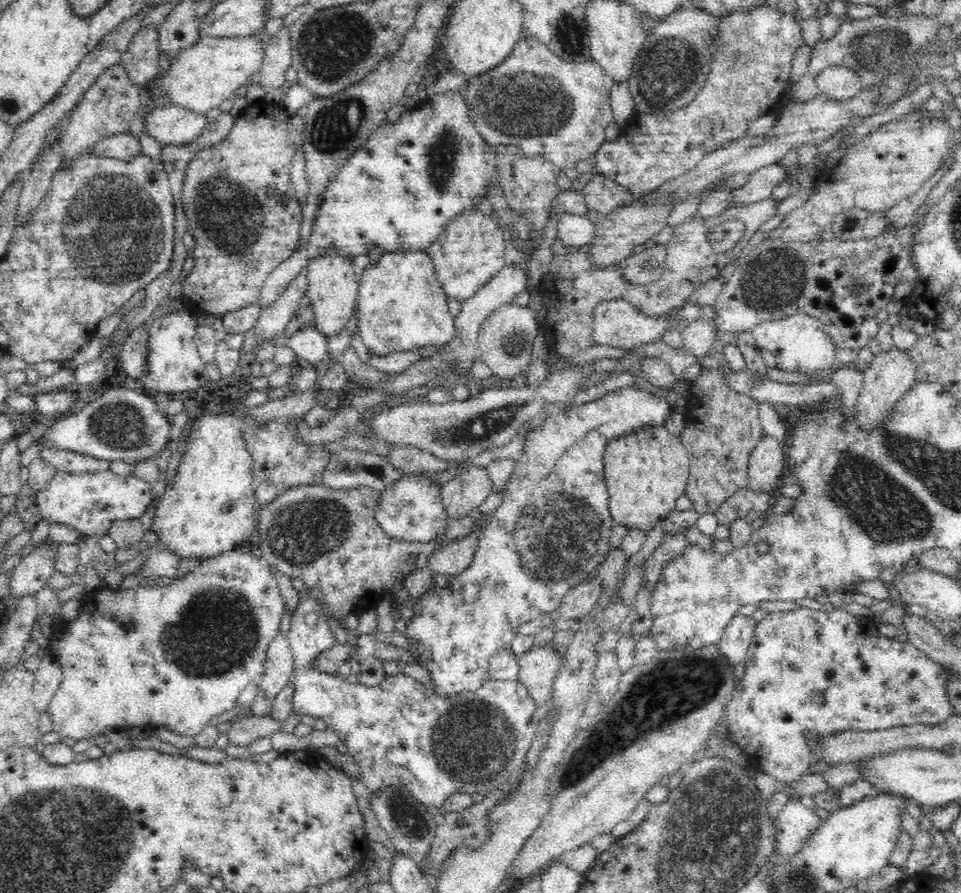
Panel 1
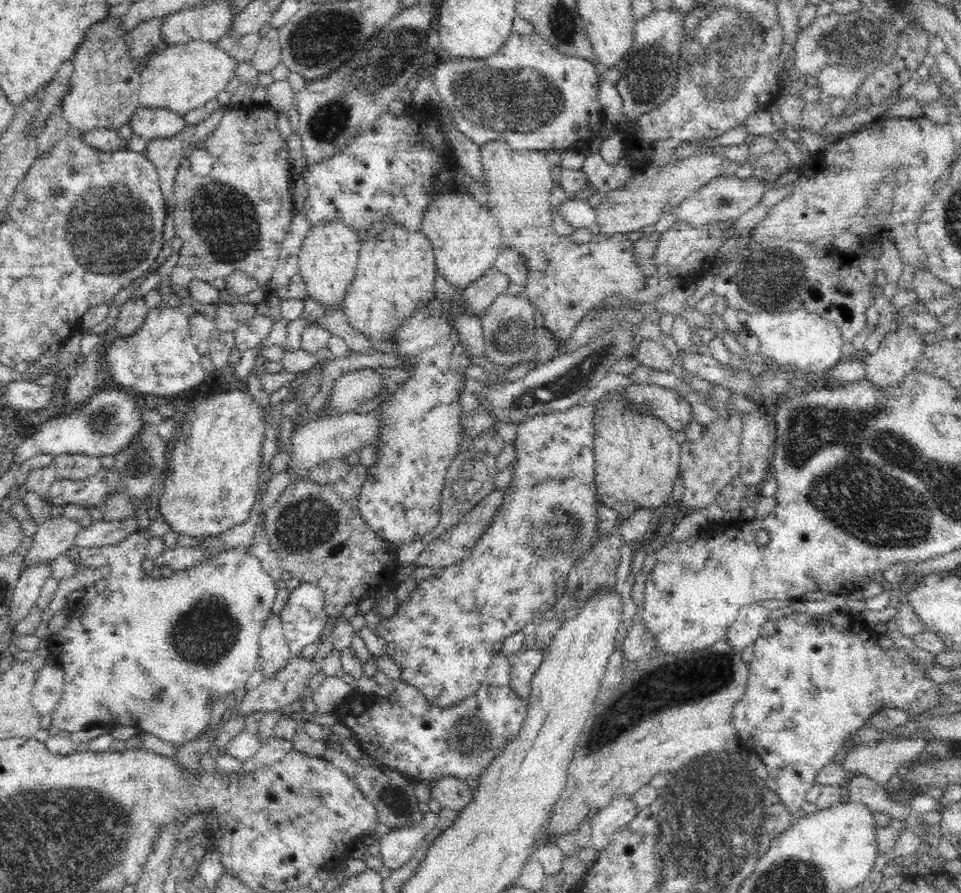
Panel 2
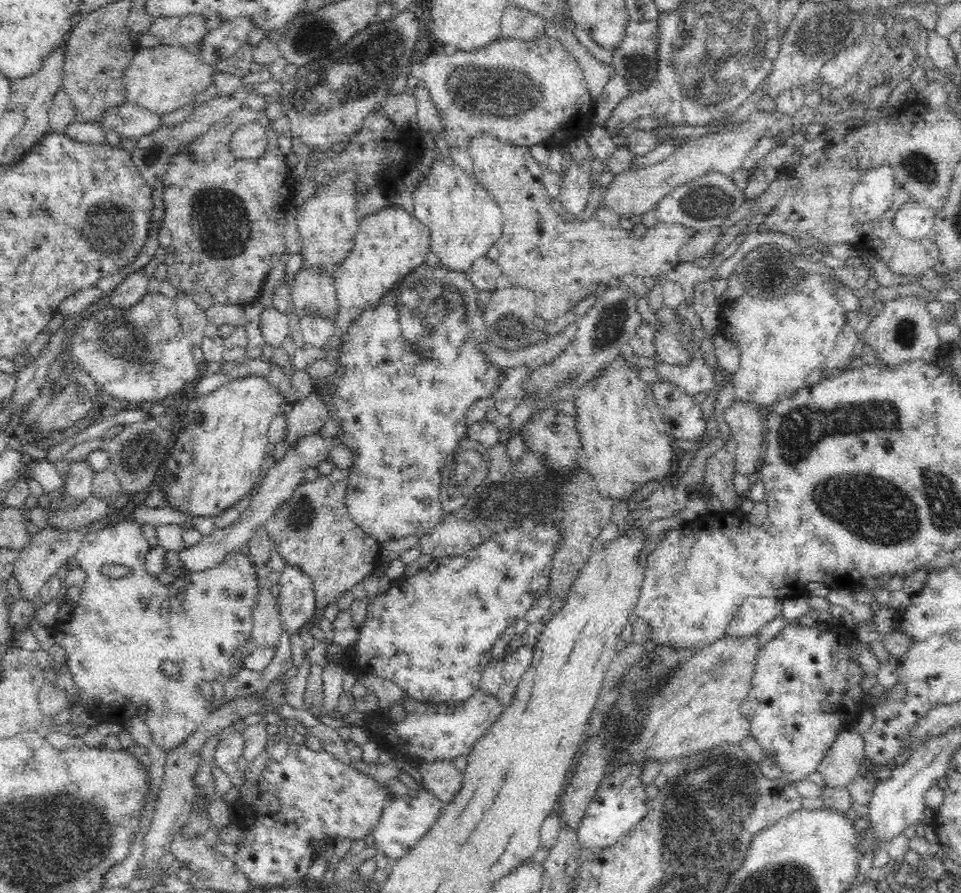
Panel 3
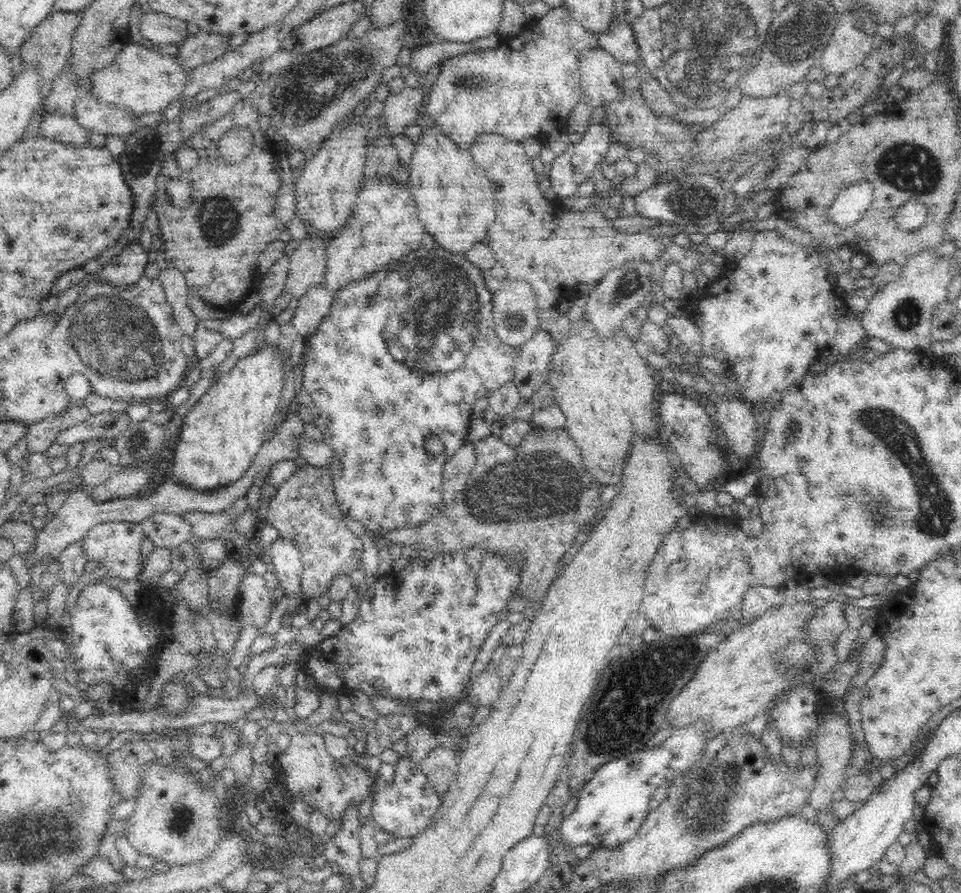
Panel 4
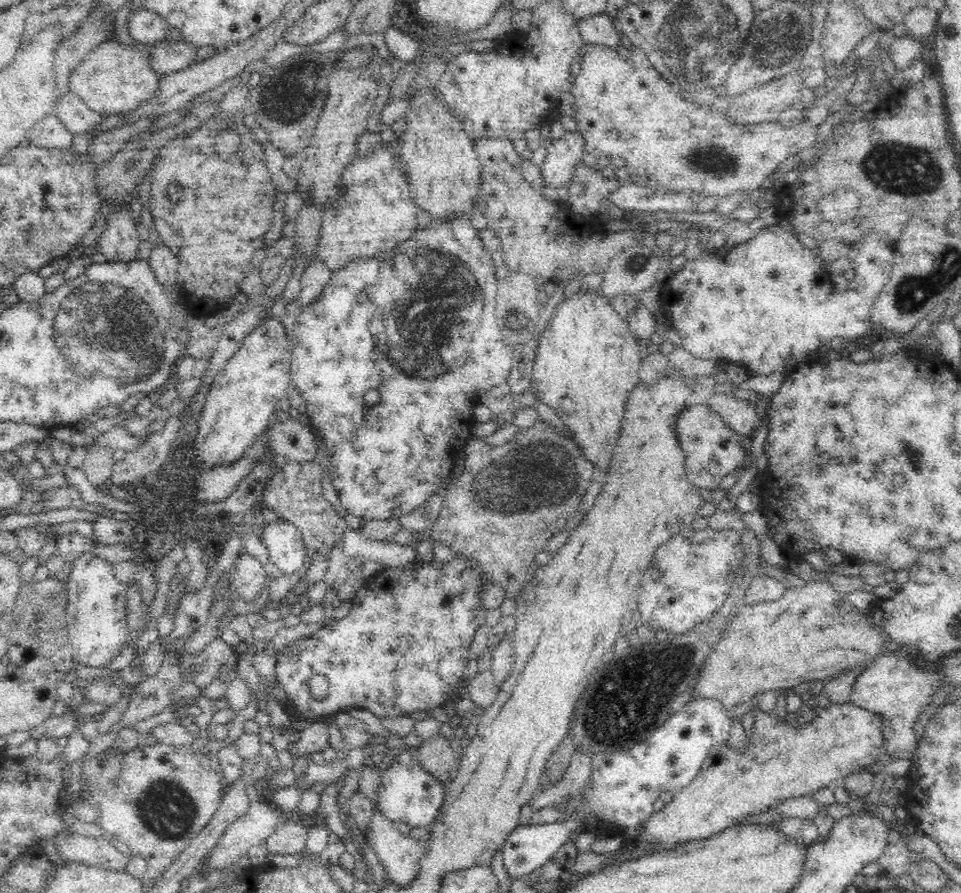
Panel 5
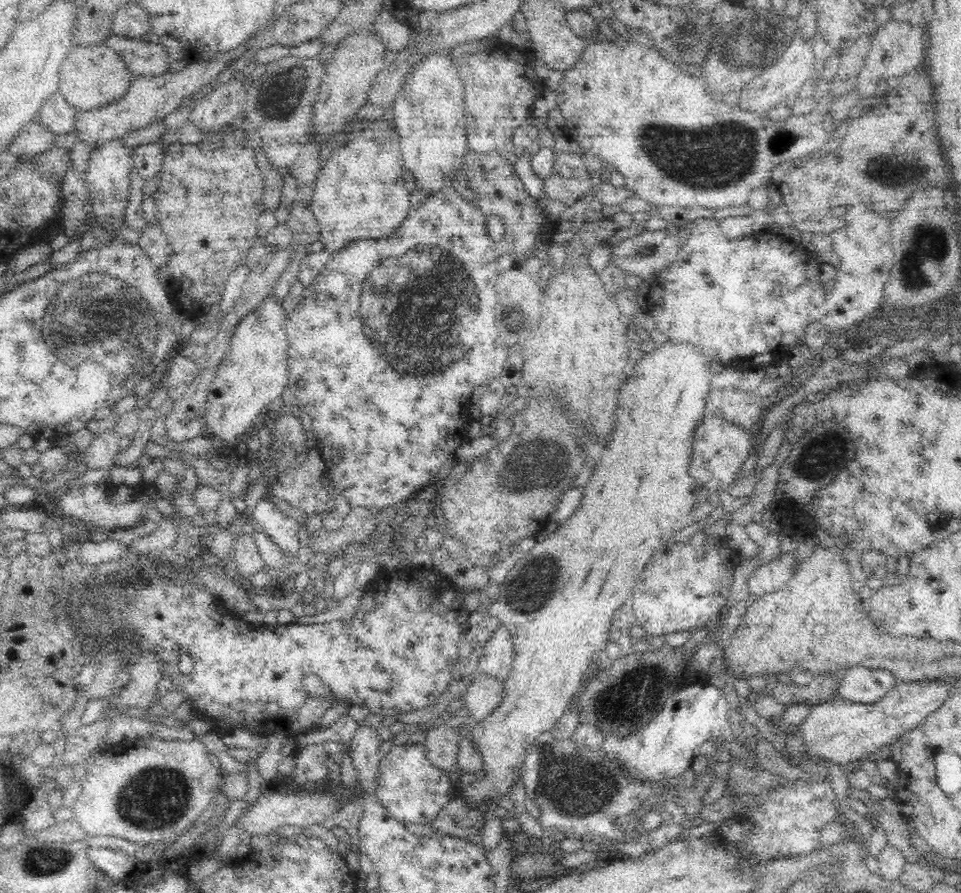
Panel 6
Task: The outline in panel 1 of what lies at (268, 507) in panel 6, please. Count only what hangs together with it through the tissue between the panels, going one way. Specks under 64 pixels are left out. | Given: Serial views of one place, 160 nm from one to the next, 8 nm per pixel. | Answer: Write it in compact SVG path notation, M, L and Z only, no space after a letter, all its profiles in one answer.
M314 597L301 598L298 606L291 614L290 629L287 634L287 640L291 644L291 652L294 658L295 674L293 682L295 685L295 691L292 695L292 709L294 713L302 716L309 714L315 718L324 720L328 728L335 730L336 734L340 738L340 742L343 742L347 746L347 753L352 755L356 760L356 763L360 767L360 777L363 779L364 784L370 790L370 793L377 793L380 789L388 788L392 785L402 785L405 792L412 793L412 796L416 798L424 807L430 808L431 806L442 808L446 798L452 796L455 792L467 792L476 794L481 792L488 794L492 789L501 789L508 784L516 783L518 776L527 760L527 752L531 747L532 741L536 738L537 730L541 720L545 718L545 714L549 711L548 706L539 707L534 699L530 696L528 689L518 680L493 680L486 682L482 688L476 690L476 692L468 692L458 694L456 697L450 696L438 696L432 687L416 681L414 678L406 675L402 672L393 675L386 675L384 680L377 687L367 687L361 683L350 684L339 674L322 673L316 669L314 660L328 648L332 648L335 644L334 641L334 622L323 611L322 604Z

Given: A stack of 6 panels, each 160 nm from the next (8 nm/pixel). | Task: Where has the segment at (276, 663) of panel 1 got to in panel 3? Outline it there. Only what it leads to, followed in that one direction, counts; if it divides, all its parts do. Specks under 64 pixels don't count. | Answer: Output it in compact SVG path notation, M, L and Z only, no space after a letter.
M261 580L260 587L263 589L260 590L258 604L253 608L251 636L260 648L262 648L261 646L268 646L275 648L276 651L283 629L277 607L278 601L267 589L265 581Z

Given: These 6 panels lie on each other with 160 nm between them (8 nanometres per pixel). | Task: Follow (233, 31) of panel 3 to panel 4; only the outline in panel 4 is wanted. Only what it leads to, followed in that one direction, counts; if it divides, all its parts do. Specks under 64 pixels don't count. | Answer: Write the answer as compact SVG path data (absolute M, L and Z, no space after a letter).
M200 32L194 35L188 35L186 40L177 44L178 54L175 55L175 58L178 59L178 63L180 63L182 69L186 69L186 71L190 72L202 64L208 64L208 62L212 62L216 60L216 58L224 56L224 54L228 52L229 40L230 37L222 36L222 34L216 35Z

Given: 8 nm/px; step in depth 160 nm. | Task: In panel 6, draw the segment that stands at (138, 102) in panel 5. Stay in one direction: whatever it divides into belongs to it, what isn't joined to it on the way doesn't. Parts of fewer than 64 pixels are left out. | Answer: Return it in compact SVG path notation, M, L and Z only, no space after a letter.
M103 43L96 46L76 46L62 62L58 90L68 105L88 111L120 100L135 78L136 76L128 71L122 57Z

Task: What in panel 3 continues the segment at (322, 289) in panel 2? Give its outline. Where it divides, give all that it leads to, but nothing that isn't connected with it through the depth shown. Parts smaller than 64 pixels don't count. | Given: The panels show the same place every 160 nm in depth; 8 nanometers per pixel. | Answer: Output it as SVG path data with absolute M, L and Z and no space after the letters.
M338 172L334 180L318 188L311 198L296 208L294 212L300 233L300 253L304 267L331 271L337 264L343 263L353 247L353 236L357 231L355 175L353 172Z

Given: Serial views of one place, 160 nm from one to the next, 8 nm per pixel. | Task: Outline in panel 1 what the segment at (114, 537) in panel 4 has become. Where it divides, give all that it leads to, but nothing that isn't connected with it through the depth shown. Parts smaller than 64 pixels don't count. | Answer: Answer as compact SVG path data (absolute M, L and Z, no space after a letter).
M234 550L222 552L220 556L214 556L203 560L194 570L190 570L184 576L174 578L169 586L141 586L132 589L118 586L118 588L106 589L89 598L83 598L83 610L77 619L69 621L64 632L53 632L49 639L49 654L60 664L63 679L60 688L53 696L47 711L50 713L53 731L61 737L68 736L75 741L90 736L104 734L106 729L131 729L133 726L154 729L164 726L176 734L184 736L196 736L210 725L210 720L218 714L228 712L237 706L240 693L247 684L260 679L266 666L266 654L269 642L280 631L280 620L285 610L285 603L280 595L280 588L275 578L271 565L262 558L252 556L250 552Z

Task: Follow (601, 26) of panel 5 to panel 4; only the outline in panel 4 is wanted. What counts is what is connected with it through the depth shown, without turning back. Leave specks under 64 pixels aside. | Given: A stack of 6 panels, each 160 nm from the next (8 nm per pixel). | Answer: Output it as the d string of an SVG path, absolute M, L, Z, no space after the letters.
M614 16L609 24L608 32L600 32L597 36L599 48L606 50L622 65L636 65L636 62L642 59L640 47L636 43L634 30L632 30L630 23Z

